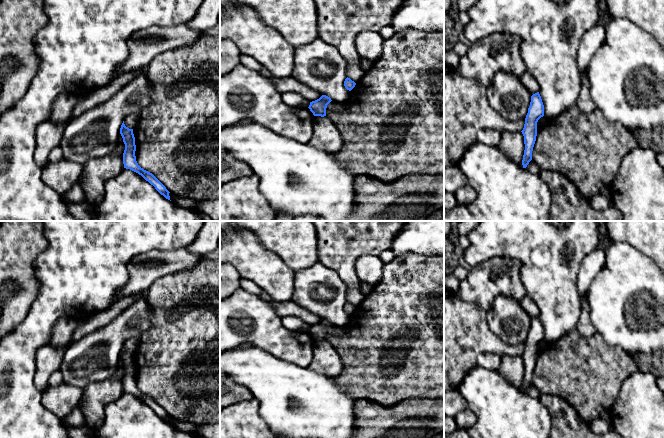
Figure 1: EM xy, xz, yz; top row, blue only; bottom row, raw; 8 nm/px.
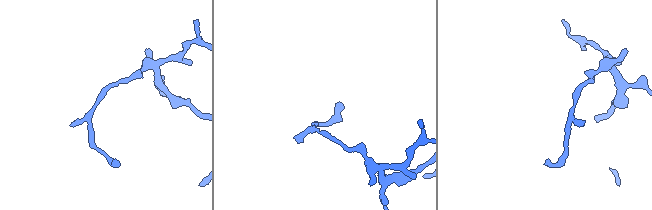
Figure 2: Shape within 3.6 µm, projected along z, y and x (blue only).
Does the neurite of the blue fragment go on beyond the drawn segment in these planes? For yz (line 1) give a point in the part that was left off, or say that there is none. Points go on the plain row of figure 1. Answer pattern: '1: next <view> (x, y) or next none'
1: next none

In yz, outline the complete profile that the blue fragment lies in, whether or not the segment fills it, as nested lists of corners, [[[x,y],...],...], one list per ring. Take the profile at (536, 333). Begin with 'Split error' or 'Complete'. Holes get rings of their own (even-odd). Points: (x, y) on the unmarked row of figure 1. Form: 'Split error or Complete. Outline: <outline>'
Complete. Outline: [[[539,316],[531,320],[530,330],[525,342],[524,352],[521,355],[524,360],[525,374],[522,384],[523,392],[526,392],[532,384],[532,375],[537,360],[537,346],[544,340],[544,329]]]

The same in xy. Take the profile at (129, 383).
Complete. Outline: [[[124,345],[120,352],[120,358],[125,368],[125,374],[123,377],[124,392],[130,393],[141,399],[146,405],[153,409],[161,419],[170,424],[170,416],[166,413],[166,411],[152,397],[144,394],[138,389],[135,380],[136,369],[133,353],[126,351]]]

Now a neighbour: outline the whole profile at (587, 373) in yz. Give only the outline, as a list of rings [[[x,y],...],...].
[[[573,328],[559,340],[547,343],[537,351],[532,384],[541,393],[562,397],[589,424],[600,419],[602,411],[610,412],[624,381],[637,370],[634,358],[622,348],[608,345],[598,332],[585,338]]]

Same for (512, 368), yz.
[[[503,355],[501,357],[499,372],[510,384],[523,391],[525,368],[522,356]]]

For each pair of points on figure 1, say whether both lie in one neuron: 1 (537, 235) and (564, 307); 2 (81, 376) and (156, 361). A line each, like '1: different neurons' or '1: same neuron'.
1: same neuron
2: different neurons

